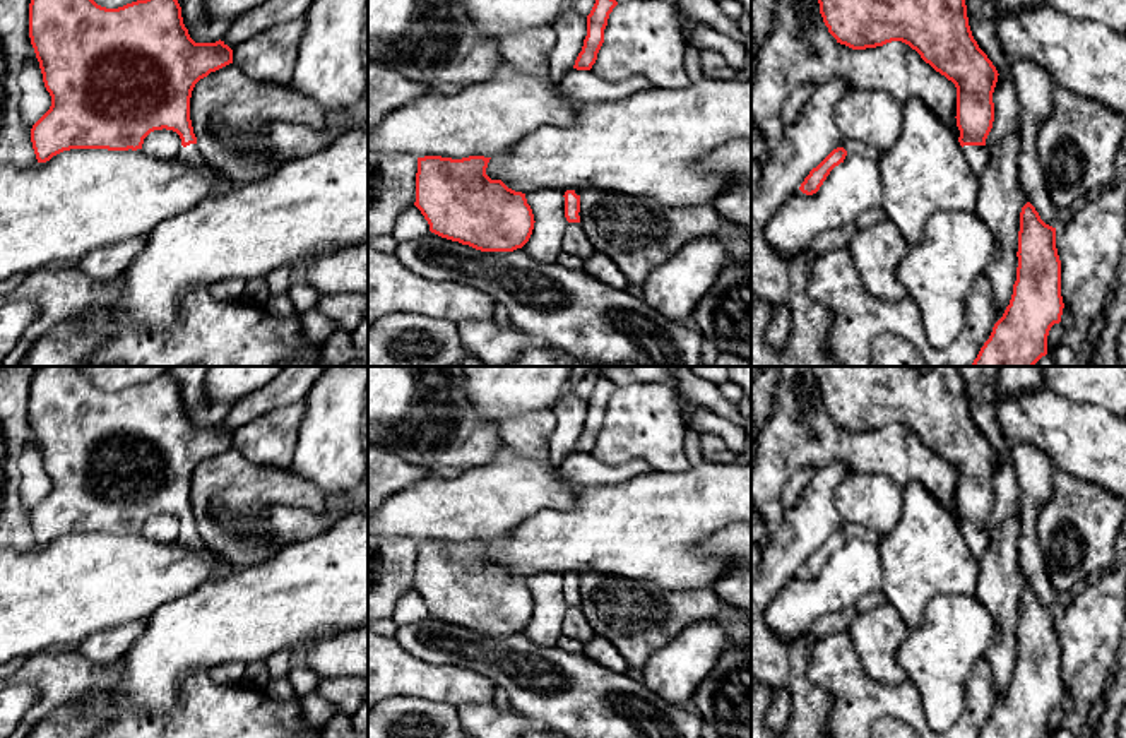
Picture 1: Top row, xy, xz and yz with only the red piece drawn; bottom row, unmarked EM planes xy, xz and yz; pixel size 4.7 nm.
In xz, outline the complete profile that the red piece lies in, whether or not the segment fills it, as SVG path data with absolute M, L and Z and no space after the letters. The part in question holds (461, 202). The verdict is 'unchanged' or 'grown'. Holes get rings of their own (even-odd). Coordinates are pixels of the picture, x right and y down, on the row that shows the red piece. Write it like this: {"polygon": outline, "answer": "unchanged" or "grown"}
{"polygon": "M484 156L418 158L414 205L428 221L430 231L442 238L481 252L513 252L529 241L536 223L534 214L525 193L515 192L501 180L491 180L486 175L489 159Z", "answer": "unchanged"}

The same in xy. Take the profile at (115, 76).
{"polygon": "M31 0L29 38L51 96L50 110L31 128L38 163L70 149L137 151L151 132L163 128L178 134L176 156L185 164L205 163L190 120L190 98L200 79L233 63L233 50L221 39L195 43L178 0L137 0L118 9L101 7L94 0Z", "answer": "grown"}

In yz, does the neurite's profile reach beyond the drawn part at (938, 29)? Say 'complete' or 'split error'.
split error

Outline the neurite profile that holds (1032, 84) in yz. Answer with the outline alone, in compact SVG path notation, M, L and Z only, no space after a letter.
M1023 60L1010 63L1010 79L1018 96L1022 115L1018 156L1020 182L1040 219L1058 228L1058 207L1049 199L1035 149L1039 123L1052 110L1052 89L1056 84L1047 70Z

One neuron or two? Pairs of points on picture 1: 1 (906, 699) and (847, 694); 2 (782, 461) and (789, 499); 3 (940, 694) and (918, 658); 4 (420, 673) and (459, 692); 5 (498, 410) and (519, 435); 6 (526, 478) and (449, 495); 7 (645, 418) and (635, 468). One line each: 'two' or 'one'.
1: one
2: two
3: one
4: one
5: two
6: one
7: two

